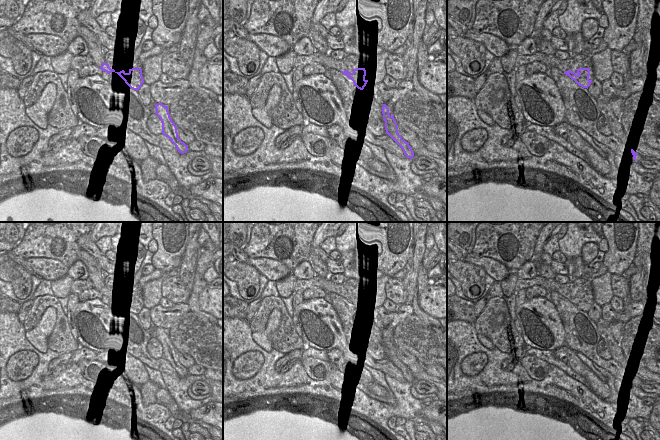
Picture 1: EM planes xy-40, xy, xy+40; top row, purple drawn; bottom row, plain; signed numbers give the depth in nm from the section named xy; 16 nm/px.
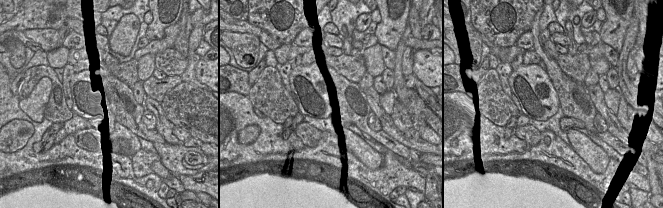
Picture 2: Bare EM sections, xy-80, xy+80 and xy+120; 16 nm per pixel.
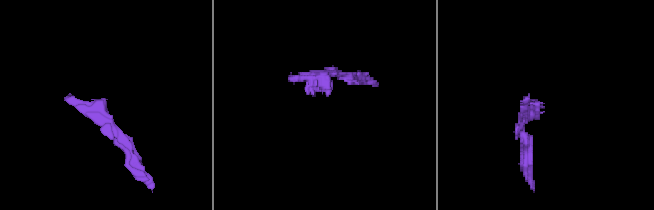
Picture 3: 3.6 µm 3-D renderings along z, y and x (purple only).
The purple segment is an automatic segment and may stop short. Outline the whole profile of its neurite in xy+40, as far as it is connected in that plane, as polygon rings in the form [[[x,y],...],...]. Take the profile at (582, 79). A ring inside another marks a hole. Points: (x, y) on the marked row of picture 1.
[[[589,68],[577,69],[577,72],[572,72],[571,70],[565,71],[564,74],[568,75],[572,80],[574,80],[579,86],[587,88],[590,86],[592,80],[589,79],[590,70]]]

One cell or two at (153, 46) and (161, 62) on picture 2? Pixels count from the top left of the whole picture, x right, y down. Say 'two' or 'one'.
two

